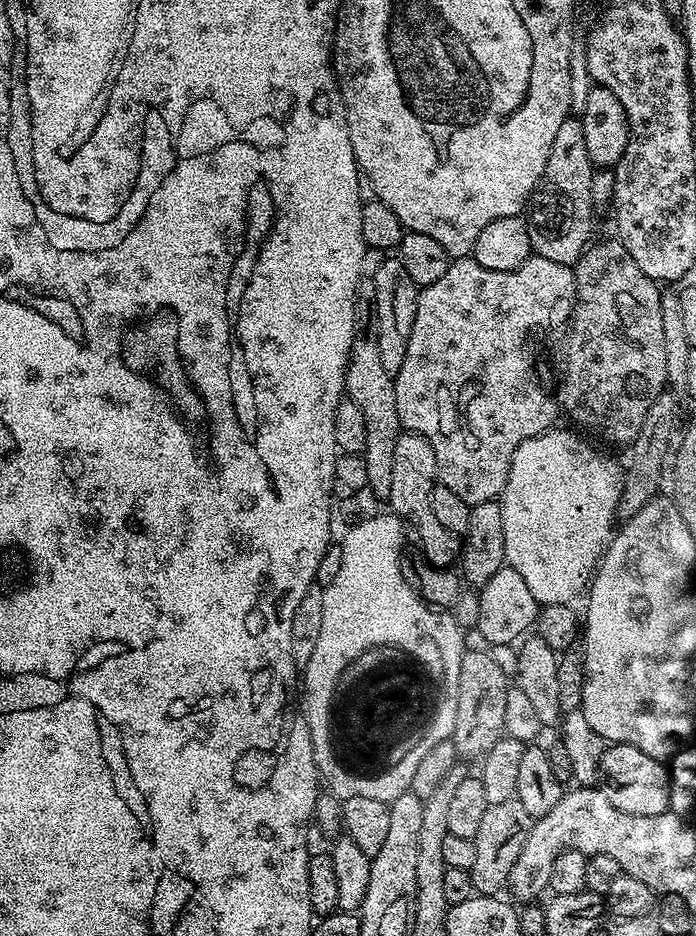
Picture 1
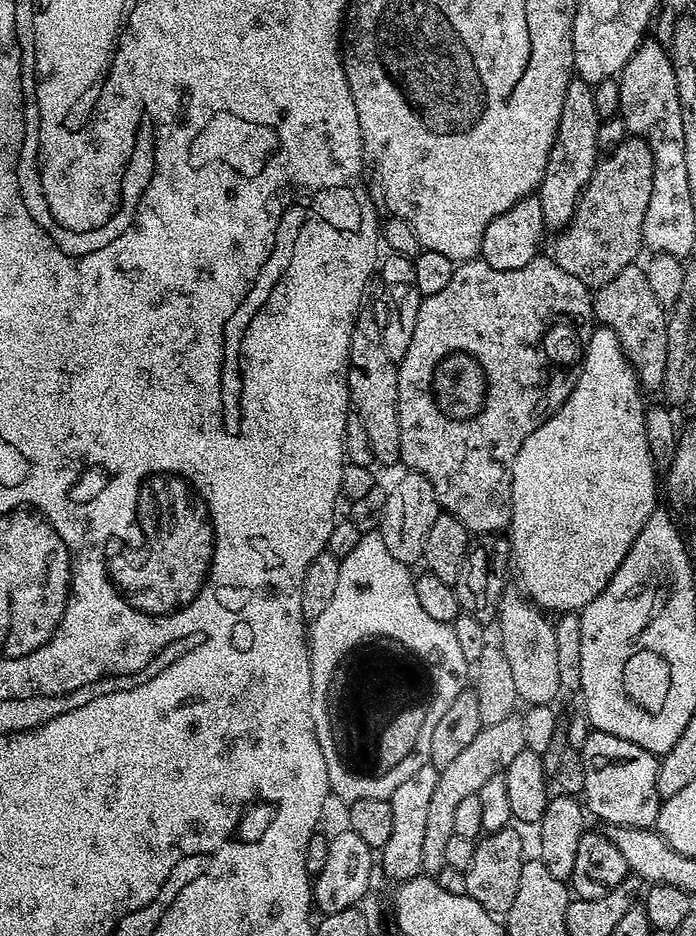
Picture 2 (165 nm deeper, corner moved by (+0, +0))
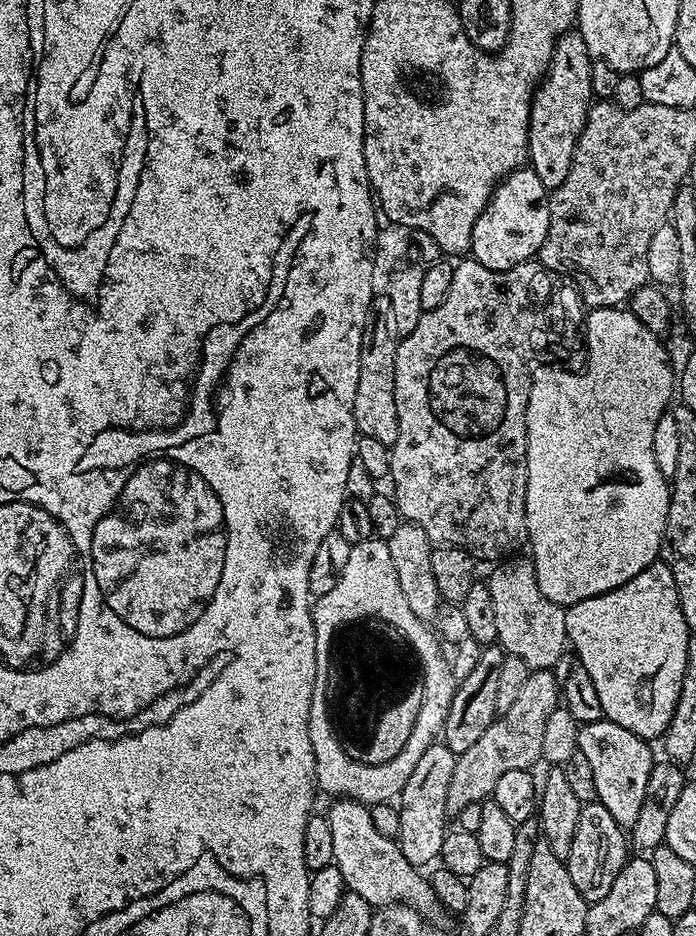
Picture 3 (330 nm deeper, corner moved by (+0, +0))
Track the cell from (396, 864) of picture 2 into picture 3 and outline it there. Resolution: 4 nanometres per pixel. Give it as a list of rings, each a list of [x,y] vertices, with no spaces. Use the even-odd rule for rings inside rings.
[[[442,742],[431,744],[422,754],[422,758],[418,758],[418,766],[414,766],[410,779],[406,781],[406,786],[400,791],[398,843],[406,862],[423,866],[439,857],[444,833],[449,827],[450,816],[446,806],[446,790],[450,786],[450,778],[454,778],[456,758],[457,756]]]

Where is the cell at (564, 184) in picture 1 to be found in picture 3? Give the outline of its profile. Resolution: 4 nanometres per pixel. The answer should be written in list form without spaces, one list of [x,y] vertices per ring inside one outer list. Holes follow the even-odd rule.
[[[579,31],[565,32],[556,41],[550,66],[532,96],[532,109],[528,119],[527,163],[534,174],[542,178],[542,186],[549,190],[562,186],[566,174],[570,174],[570,162],[574,158],[578,138],[586,126],[588,110],[594,103],[590,86],[592,61]]]

